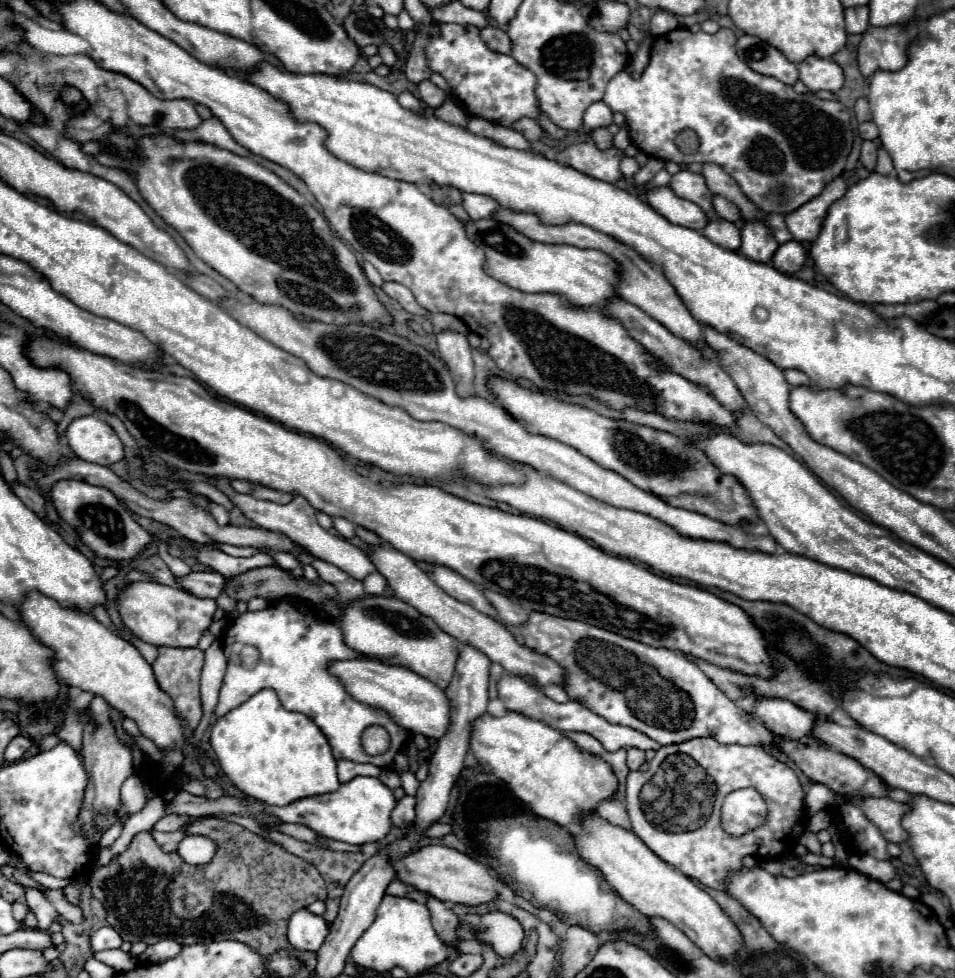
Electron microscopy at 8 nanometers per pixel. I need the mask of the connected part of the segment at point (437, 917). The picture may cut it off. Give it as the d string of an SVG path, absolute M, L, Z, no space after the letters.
M428 896L428 910L432 914L432 926L436 930L436 934L440 936L440 940L444 940L446 944L458 948L460 944L460 938L458 938L458 926L460 926L460 920L458 916L440 900Z

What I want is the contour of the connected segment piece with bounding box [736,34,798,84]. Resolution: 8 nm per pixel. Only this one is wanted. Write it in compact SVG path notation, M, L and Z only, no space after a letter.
M740 36L736 42L736 50L740 60L744 60L744 64L748 64L758 74L774 76L784 84L794 84L798 80L796 64L788 62L782 52L756 36Z

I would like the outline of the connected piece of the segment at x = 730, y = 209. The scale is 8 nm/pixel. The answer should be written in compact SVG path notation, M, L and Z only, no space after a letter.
M714 196L714 210L718 212L720 218L728 220L728 222L736 222L742 218L740 208L736 208L736 204L732 204L730 200L726 200L724 196Z

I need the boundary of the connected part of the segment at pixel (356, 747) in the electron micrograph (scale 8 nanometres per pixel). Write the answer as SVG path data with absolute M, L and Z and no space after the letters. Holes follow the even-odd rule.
M270 604L264 610L248 610L232 622L232 626L224 634L224 650L230 650L234 642L256 646L260 650L260 660L252 670L240 666L238 662L228 664L216 706L218 718L244 704L244 700L248 700L262 688L272 688L278 692L278 698L282 700L286 710L306 714L322 730L336 760L344 758L358 764L388 768L394 762L394 756L410 738L410 732L404 732L404 728L400 728L398 724L392 724L388 712L376 712L376 708L368 708L368 704L352 700L352 696L344 692L344 684L340 684L340 680L336 680L336 676L328 672L328 664L332 664L332 660L356 660L356 656L364 656L344 644L344 632L336 620L320 620L314 612L294 608L294 604ZM374 724L386 728L386 732L390 734L390 748L378 756L366 754L360 742L362 732Z

